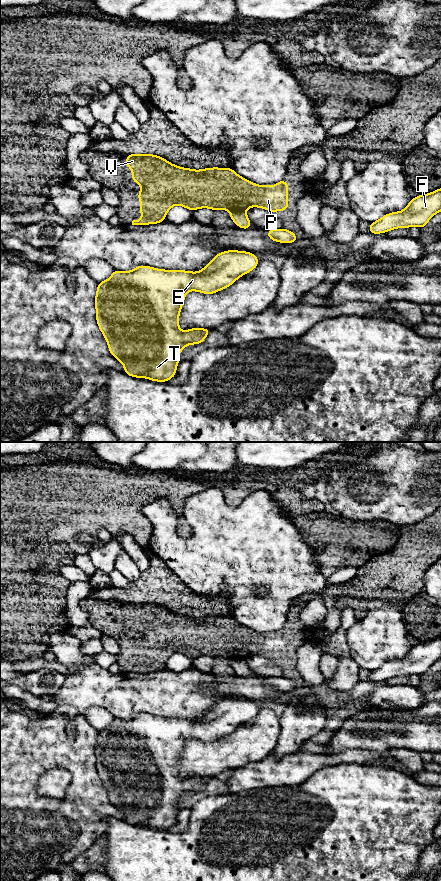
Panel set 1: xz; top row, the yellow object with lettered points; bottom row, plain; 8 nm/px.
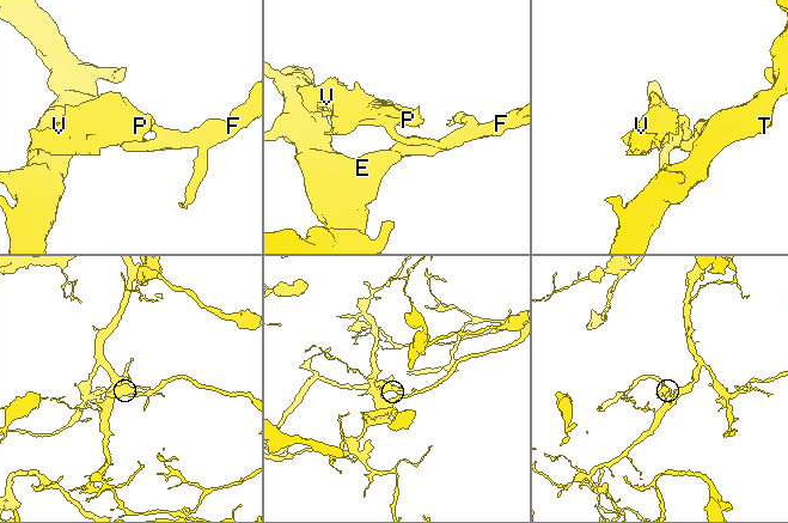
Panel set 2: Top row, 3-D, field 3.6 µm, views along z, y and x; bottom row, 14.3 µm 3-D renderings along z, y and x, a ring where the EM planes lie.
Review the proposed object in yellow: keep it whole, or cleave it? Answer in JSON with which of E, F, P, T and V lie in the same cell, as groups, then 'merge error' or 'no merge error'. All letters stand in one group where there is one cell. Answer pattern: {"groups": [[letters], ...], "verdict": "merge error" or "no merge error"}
{"groups": [["E", "F", "T"], ["P", "V"]], "verdict": "merge error"}

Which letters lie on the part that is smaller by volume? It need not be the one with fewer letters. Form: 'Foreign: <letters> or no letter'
Foreign: P, V

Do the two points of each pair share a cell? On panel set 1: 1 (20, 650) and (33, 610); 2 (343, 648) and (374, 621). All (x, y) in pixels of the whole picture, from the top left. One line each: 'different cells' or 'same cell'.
1: same cell
2: different cells

